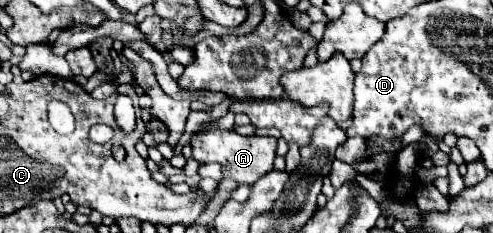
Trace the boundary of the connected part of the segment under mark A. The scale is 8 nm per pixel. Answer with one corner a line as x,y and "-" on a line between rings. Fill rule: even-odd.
207,129
191,137
193,159
199,163
221,163
223,175
235,179
237,183
255,183
265,173
273,171
275,147
277,147
275,137
259,137
259,135
243,137
235,131
223,131
223,129

